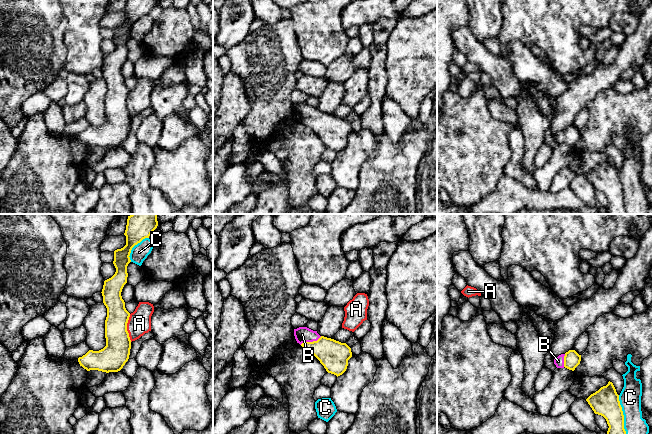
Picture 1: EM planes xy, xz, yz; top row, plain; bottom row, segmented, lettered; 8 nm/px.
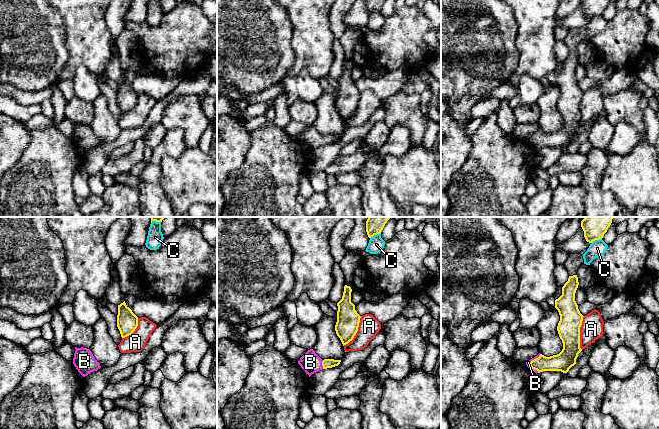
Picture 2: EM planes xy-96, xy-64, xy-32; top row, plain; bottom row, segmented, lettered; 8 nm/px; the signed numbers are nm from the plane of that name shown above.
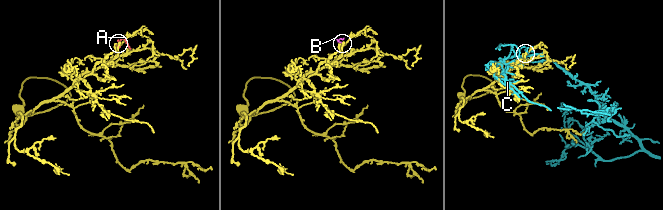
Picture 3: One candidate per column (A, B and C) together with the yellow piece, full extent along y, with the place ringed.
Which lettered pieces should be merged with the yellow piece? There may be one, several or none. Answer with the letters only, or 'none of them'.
B

